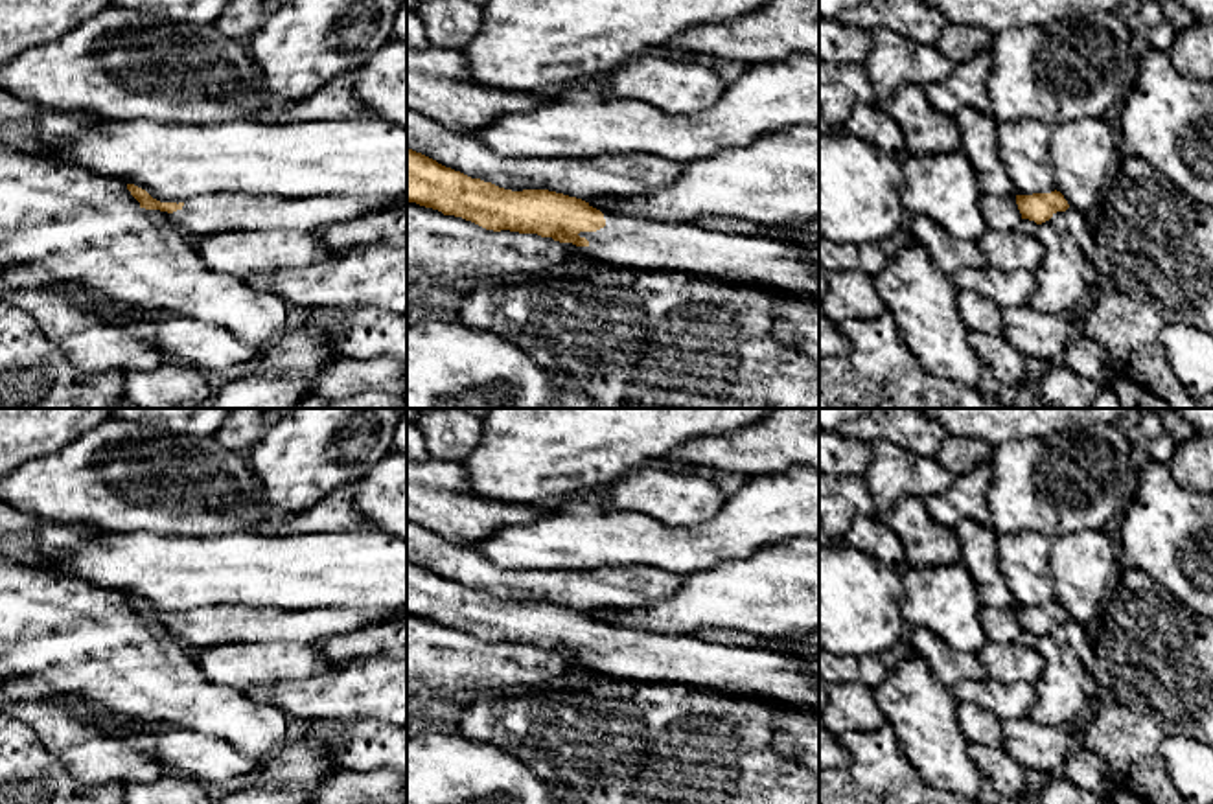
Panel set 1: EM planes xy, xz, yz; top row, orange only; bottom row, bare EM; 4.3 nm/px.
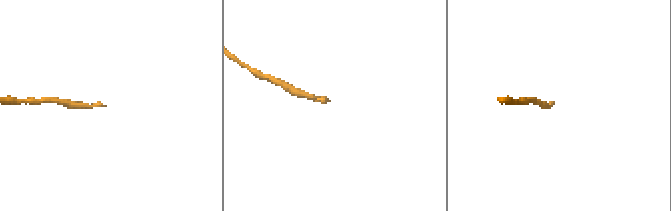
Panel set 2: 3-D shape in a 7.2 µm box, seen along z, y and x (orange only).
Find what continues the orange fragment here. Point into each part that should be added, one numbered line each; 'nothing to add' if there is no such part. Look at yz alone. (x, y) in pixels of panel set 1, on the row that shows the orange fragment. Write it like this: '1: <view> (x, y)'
1: yz (1075, 221)

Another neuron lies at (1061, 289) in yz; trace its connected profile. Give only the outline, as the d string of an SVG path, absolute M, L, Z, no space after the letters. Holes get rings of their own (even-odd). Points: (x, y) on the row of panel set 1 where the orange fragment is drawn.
M1064 212L1038 224L1036 239L1042 243L1044 256L1033 270L1036 289L1029 305L1045 315L1080 313L1090 302L1092 291L1082 278L1084 252L1073 239Z

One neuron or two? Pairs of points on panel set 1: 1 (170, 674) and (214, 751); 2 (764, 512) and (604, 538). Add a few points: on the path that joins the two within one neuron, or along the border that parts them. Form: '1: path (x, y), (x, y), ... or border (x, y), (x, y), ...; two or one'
1: border (162, 725), (216, 735), (243, 755); two
2: path (724, 538), (715, 541), (645, 541); one

